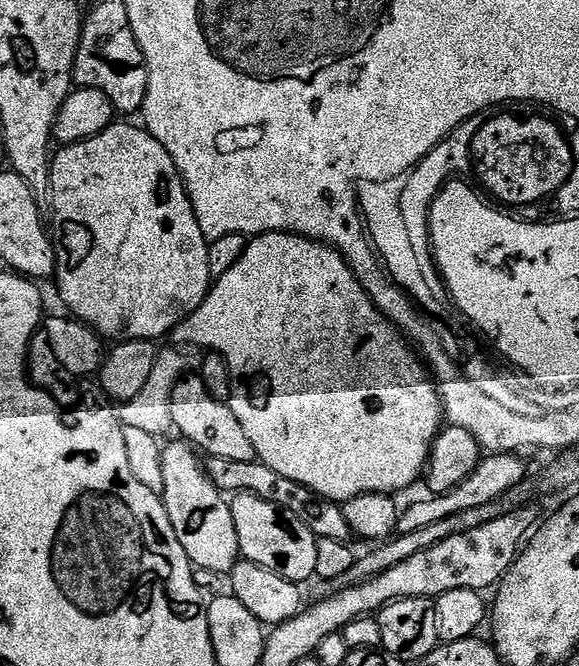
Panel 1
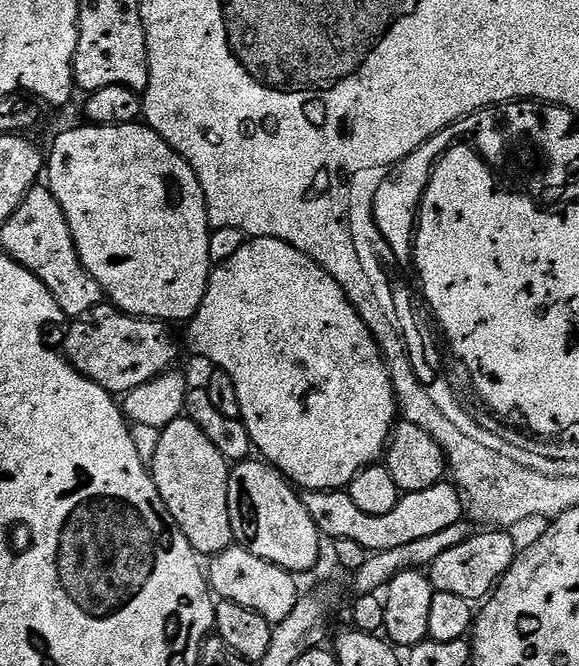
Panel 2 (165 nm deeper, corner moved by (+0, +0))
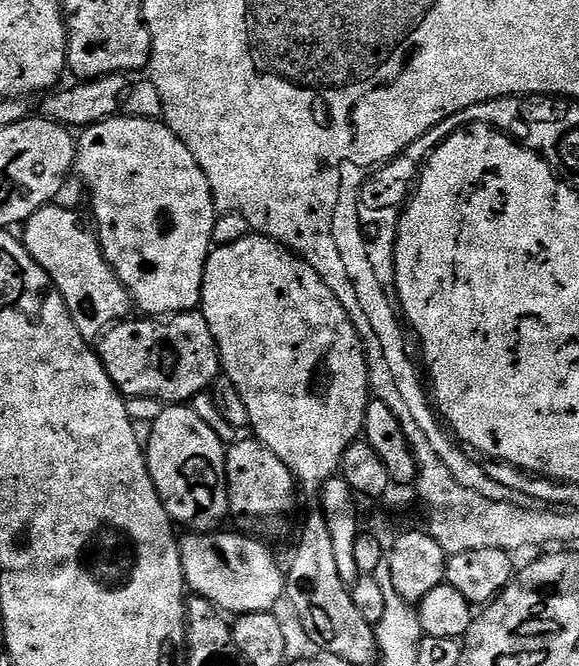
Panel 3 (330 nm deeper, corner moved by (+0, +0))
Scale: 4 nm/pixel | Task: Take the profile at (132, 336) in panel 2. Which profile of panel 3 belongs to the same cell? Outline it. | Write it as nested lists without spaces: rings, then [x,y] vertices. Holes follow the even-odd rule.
[[[203,311],[177,312],[167,318],[129,318],[112,325],[98,341],[98,355],[106,374],[116,383],[125,398],[145,396],[165,405],[191,402],[199,392],[208,392],[217,376],[221,375],[220,351],[216,348],[214,334],[206,322]]]

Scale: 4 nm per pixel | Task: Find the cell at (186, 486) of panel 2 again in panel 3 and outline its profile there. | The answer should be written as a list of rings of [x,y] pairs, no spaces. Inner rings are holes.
[[[184,404],[161,407],[158,418],[151,425],[150,442],[146,446],[148,469],[152,475],[156,493],[168,512],[168,519],[179,527],[181,524],[184,530],[191,530],[193,533],[215,529],[219,525],[216,523],[223,516],[229,515],[226,484],[222,479],[226,455],[225,441],[220,440],[218,434],[214,434],[214,430],[210,430],[206,422],[202,422],[202,418],[198,418],[194,409]]]

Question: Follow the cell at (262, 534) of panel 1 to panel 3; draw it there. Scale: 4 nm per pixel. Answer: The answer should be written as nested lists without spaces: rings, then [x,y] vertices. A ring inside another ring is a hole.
[[[255,438],[237,439],[227,449],[223,479],[226,481],[231,519],[236,519],[241,524],[241,529],[261,528],[264,532],[272,532],[279,526],[280,519],[292,508],[292,472],[267,446]]]

